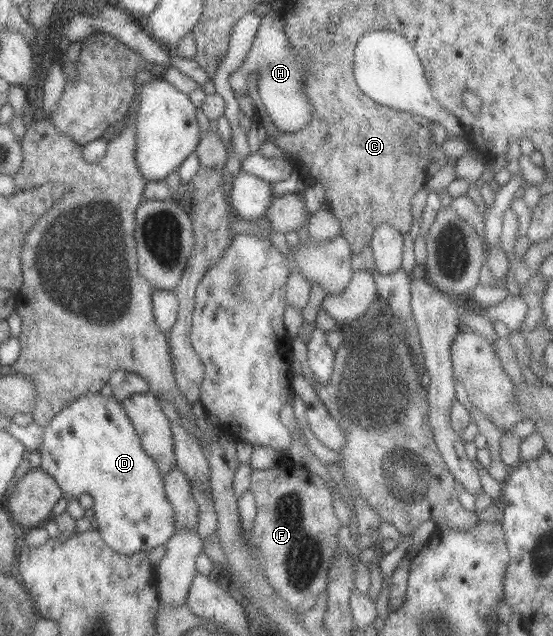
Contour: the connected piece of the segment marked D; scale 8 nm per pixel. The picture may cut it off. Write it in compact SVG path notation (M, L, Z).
M85 393L85 395L77 397L75 400L71 401L71 403L66 404L65 407L57 412L49 423L42 428L41 442L39 442L37 448L33 451L39 452L40 454L41 462L39 469L47 473L56 482L63 494L72 496L75 499L79 498L80 494L91 496L93 505L88 513L89 517L95 518L97 524L95 530L100 534L101 540L115 552L127 555L139 551L149 551L151 548L155 548L155 546L165 543L165 541L167 541L167 539L175 532L174 514L173 511L171 511L171 505L165 496L161 473L159 472L159 469L157 469L155 461L141 449L139 439L137 439L137 433L135 432L135 429L133 429L133 425L129 423L125 411L121 409L121 401L115 399L113 395L110 394L109 397L105 397L101 395L101 393Z

